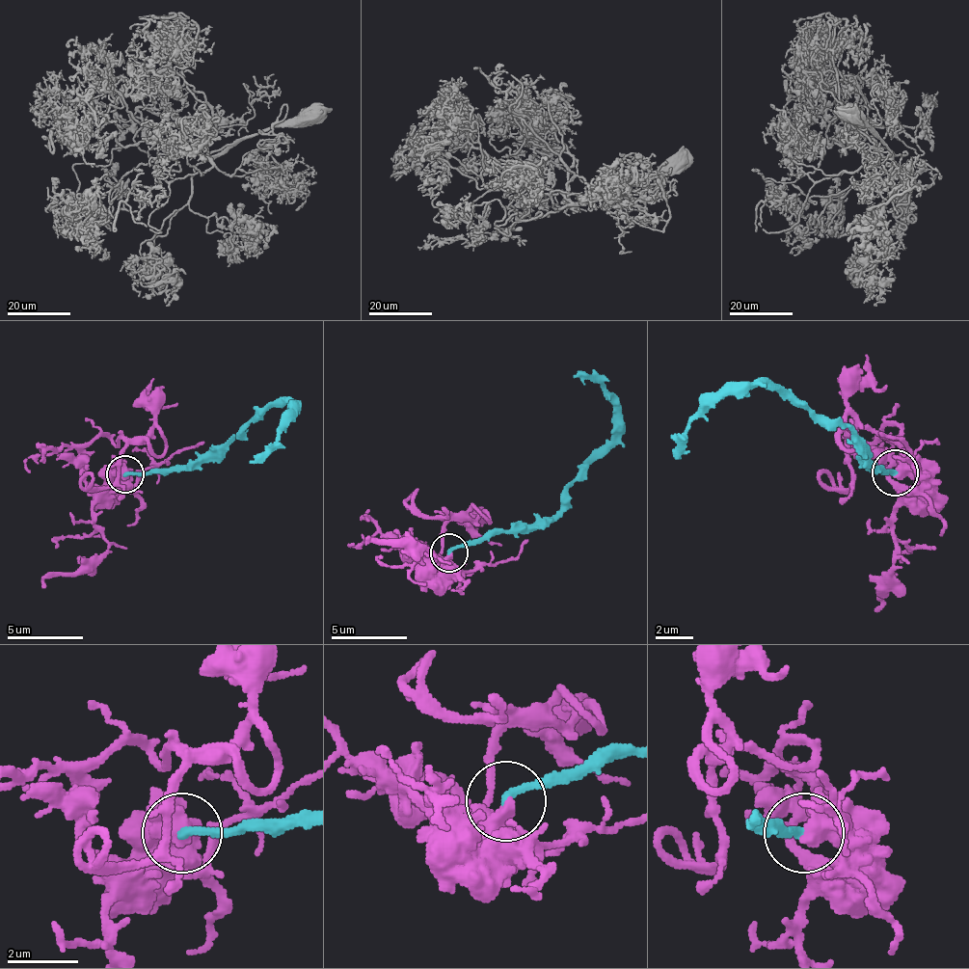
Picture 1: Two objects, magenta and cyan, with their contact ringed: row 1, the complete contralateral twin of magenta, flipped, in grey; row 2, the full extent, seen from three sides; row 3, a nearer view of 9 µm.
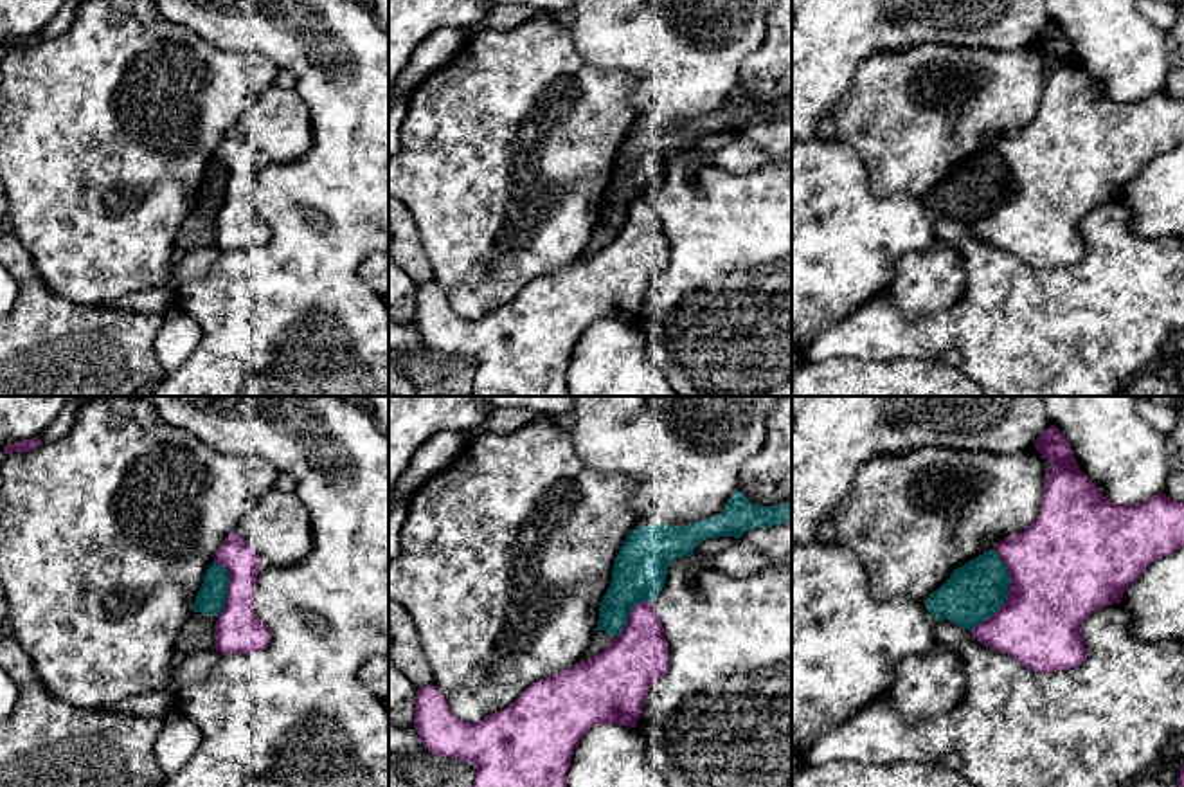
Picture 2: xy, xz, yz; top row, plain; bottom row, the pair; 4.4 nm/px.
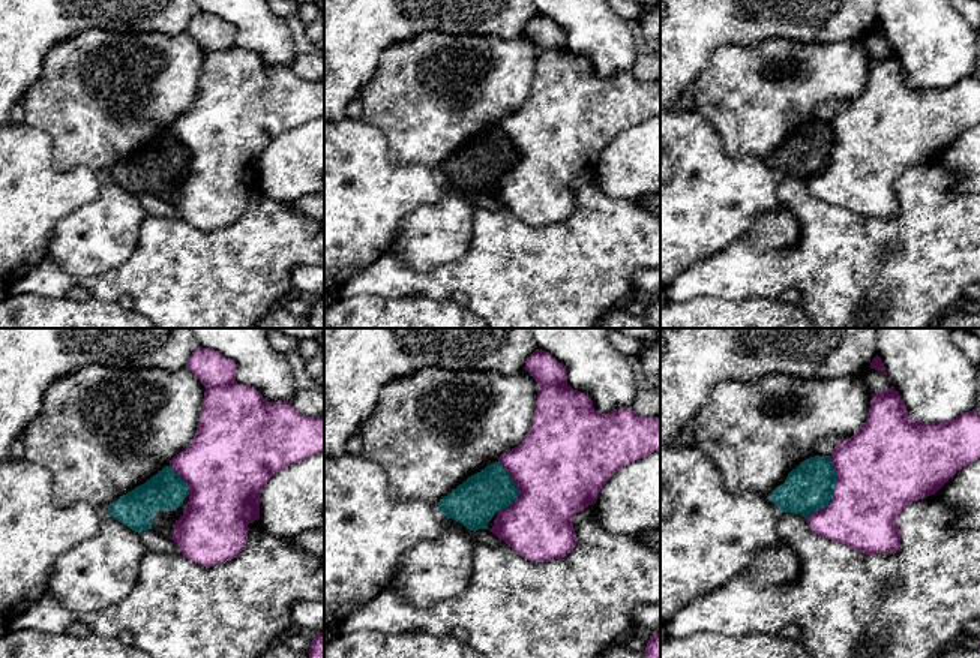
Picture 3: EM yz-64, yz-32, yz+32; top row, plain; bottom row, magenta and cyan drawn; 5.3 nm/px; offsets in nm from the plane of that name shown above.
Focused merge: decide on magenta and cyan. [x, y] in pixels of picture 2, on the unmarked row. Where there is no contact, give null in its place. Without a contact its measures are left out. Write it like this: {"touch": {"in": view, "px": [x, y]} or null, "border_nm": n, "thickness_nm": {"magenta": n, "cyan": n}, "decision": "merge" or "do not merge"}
{"touch": {"in": "yz", "px": [1008, 189]}, "border_nm": 380, "thickness_nm": {"magenta": 440, "cyan": 260}, "decision": "do not merge"}

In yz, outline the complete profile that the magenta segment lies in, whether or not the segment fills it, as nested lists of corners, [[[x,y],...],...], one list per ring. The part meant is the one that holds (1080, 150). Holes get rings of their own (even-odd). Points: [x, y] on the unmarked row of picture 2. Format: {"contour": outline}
{"contour": [[[1051,22],[1035,40],[1051,59],[1036,115],[995,144],[1011,180],[1004,202],[972,232],[1020,258],[1033,268],[1062,268],[1087,256],[1083,218],[1096,207],[1121,200],[1125,185],[1155,157],[1184,142],[1184,99],[1164,90],[1139,101],[1116,101],[1080,67],[1063,29]]]}

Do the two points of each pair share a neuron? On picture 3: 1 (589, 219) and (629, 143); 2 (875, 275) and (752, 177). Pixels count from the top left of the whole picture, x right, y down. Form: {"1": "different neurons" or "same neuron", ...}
{"1": "different neurons", "2": "different neurons"}

